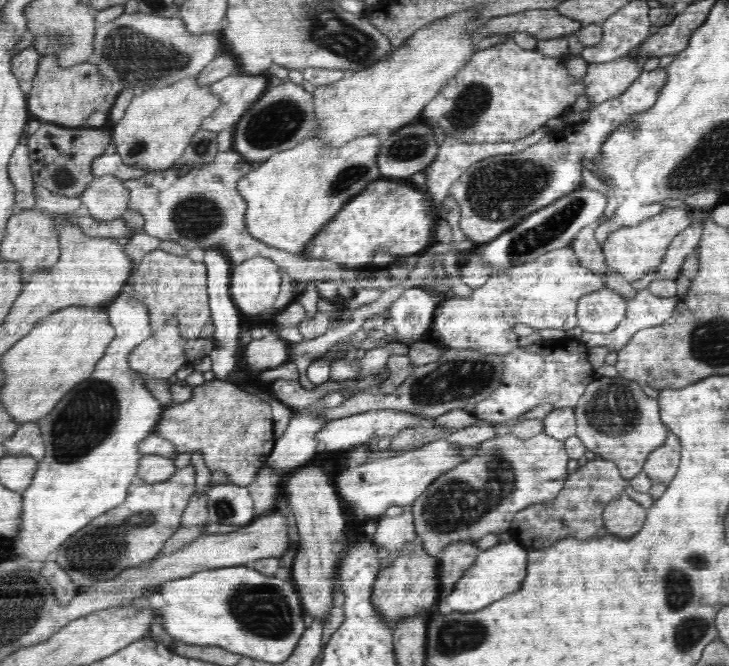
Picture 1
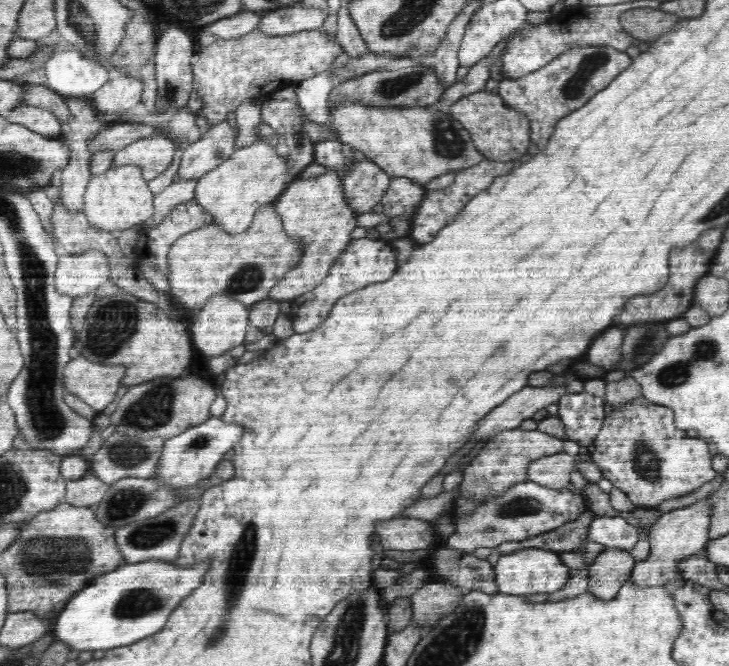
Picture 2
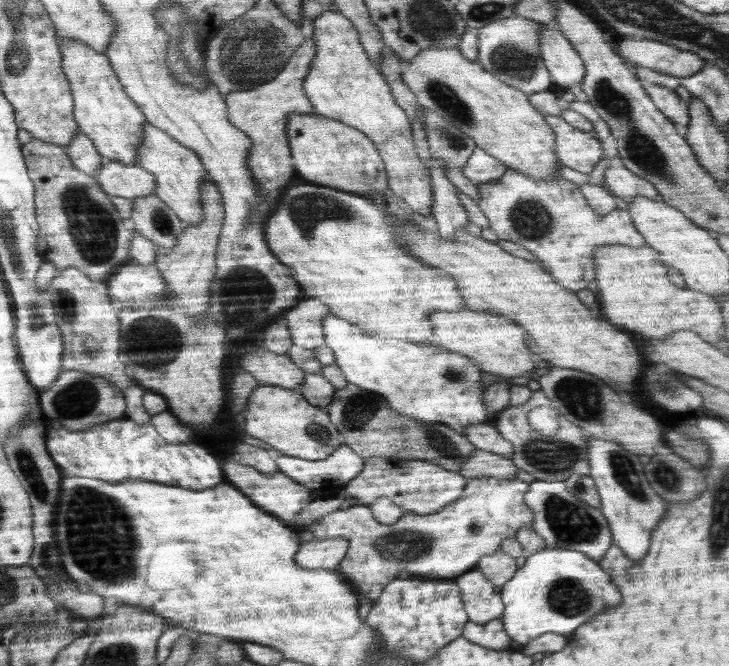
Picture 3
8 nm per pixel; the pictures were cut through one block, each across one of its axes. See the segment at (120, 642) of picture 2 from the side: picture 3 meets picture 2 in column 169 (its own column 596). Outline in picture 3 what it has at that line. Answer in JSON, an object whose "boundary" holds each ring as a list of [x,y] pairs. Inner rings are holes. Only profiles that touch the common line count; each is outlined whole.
{"boundary":[[[544,548],[526,558],[526,564],[500,589],[505,603],[502,623],[517,644],[528,645],[547,633],[573,634],[578,626],[594,620],[606,608],[622,604],[610,576],[589,555],[576,550]]]}

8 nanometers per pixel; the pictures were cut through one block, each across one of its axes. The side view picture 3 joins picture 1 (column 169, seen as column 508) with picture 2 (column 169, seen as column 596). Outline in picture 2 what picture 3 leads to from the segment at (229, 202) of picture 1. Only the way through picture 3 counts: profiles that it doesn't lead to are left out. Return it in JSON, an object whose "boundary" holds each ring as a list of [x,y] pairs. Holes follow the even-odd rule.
{"boundary":[[[196,198],[188,200],[188,202],[182,202],[178,204],[160,224],[154,226],[154,228],[148,228],[138,233],[137,246],[133,250],[135,260],[148,258],[154,268],[163,274],[168,272],[168,262],[166,258],[169,256],[169,250],[172,248],[174,242],[178,240],[182,235],[188,234],[192,230],[198,230],[199,227],[206,226],[208,223],[213,222],[213,215],[210,211],[205,210],[205,207],[197,202]]]}

